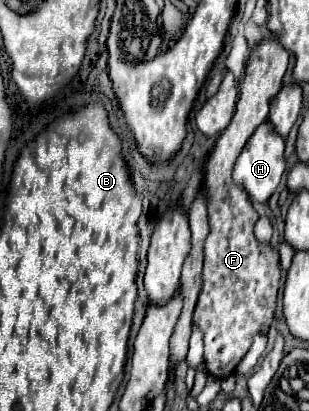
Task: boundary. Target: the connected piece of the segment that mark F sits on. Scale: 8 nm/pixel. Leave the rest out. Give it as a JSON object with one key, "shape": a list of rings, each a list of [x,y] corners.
{"shape":[[[262,41],[250,55],[246,77],[240,81],[240,99],[234,121],[218,137],[206,169],[204,191],[208,199],[210,235],[206,239],[204,285],[194,309],[194,323],[204,333],[206,371],[216,379],[226,379],[236,371],[240,359],[248,353],[254,335],[266,335],[272,323],[276,293],[280,281],[278,253],[270,245],[256,241],[252,227],[258,219],[248,195],[232,181],[232,171],[240,151],[258,125],[268,119],[268,105],[282,89],[282,77],[288,69],[288,51],[280,41]]]}

